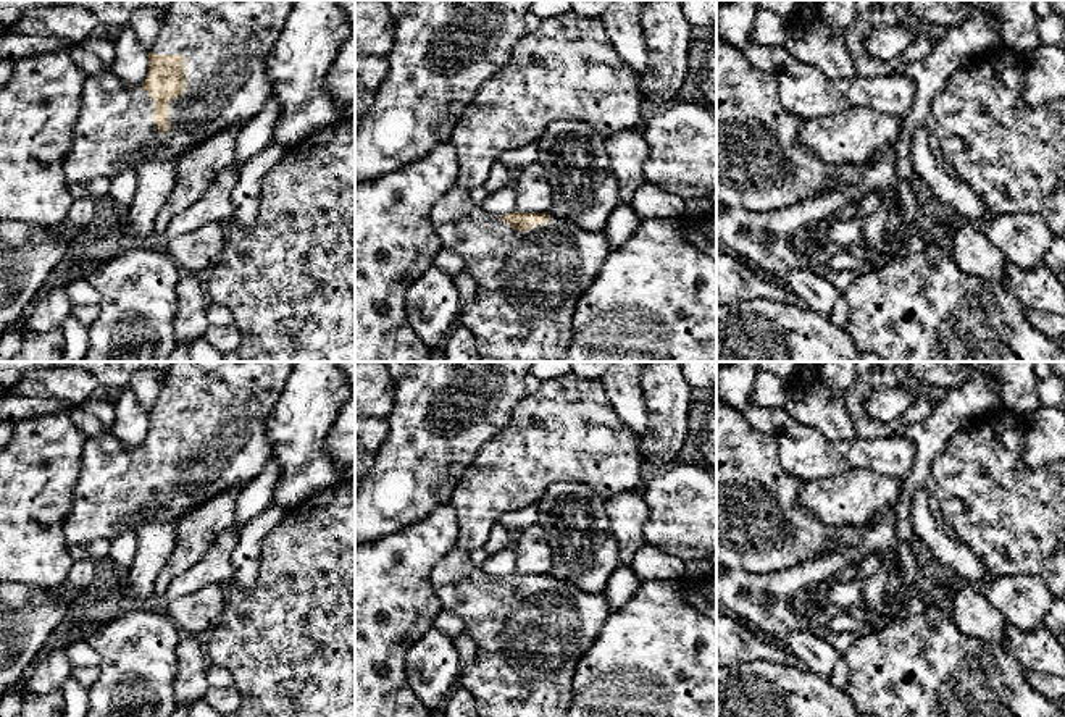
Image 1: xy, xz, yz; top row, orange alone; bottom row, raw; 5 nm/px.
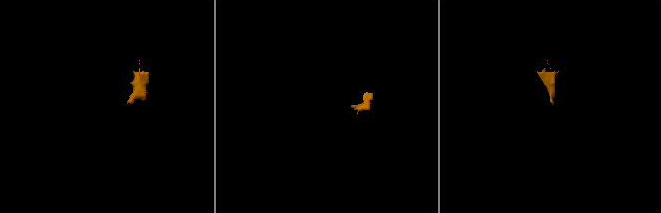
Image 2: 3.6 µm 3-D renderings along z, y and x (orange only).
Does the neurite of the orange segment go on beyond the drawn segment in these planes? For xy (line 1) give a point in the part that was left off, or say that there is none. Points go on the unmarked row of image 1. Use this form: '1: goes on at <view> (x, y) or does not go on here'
1: goes on at xy (225, 404)

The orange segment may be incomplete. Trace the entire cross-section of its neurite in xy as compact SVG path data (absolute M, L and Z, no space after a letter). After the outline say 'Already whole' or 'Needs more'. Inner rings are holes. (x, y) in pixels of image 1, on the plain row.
M174 362L163 373L163 386L148 412L148 436L139 447L126 449L110 431L86 441L74 501L63 525L66 546L84 551L92 541L111 541L127 526L160 512L179 520L224 489L247 486L271 457L265 421L292 373L292 365L294 362Z. Needs more

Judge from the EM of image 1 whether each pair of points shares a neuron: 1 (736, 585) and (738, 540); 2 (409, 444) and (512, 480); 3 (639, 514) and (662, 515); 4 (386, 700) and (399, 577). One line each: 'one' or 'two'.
1: two
2: two
3: two
4: one

